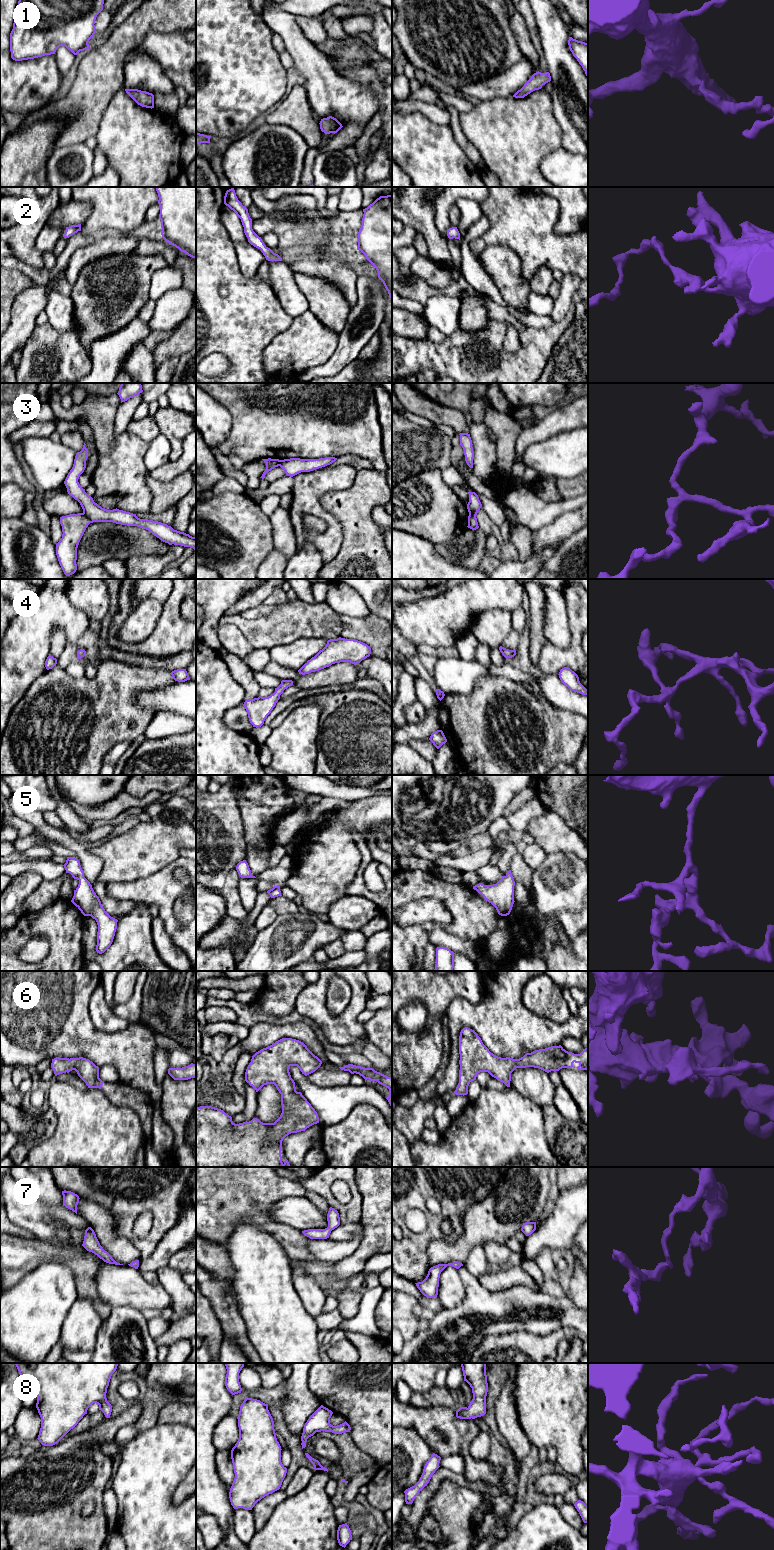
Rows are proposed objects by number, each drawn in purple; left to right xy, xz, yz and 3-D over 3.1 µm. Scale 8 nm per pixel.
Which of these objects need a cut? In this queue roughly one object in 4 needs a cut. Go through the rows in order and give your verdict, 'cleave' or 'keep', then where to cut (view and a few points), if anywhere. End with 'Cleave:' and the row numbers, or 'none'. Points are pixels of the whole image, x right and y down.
1: keep; cut none
2: keep; cut none
3: cleave; cut xy (83, 512), (91, 522)
4: keep; cut none
5: keep; cut none
6: keep; cut none
7: keep; cut none
8: keep; cut none
Cleave: 3

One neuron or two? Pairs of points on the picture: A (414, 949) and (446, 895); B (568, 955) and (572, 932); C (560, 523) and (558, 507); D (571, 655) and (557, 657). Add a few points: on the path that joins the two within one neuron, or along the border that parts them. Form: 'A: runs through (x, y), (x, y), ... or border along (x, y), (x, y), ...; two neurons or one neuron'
A: runs through (426, 931), (432, 925), (450, 926), (456, 913); one neuron
B: border along (577, 935), (572, 941); two neurons
C: border along (577, 508), (558, 515), (541, 528); two neurons
D: runs through (568, 657), (560, 657); one neuron

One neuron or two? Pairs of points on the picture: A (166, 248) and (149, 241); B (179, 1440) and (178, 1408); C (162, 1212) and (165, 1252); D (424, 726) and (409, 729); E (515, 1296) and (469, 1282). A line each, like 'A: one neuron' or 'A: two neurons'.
A: one neuron
B: two neurons
C: two neurons
D: one neuron
E: one neuron

